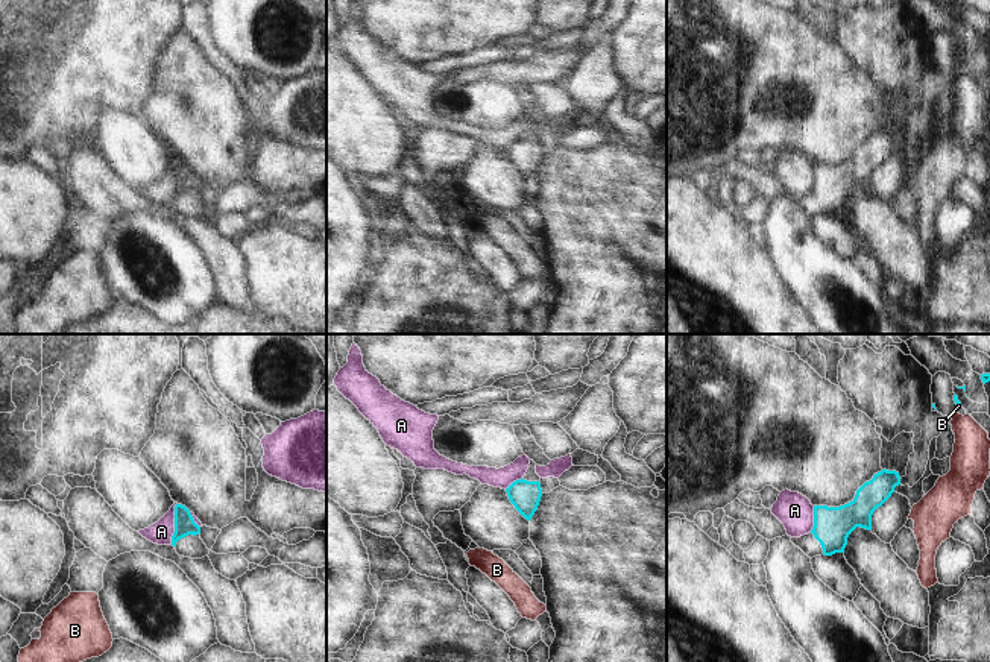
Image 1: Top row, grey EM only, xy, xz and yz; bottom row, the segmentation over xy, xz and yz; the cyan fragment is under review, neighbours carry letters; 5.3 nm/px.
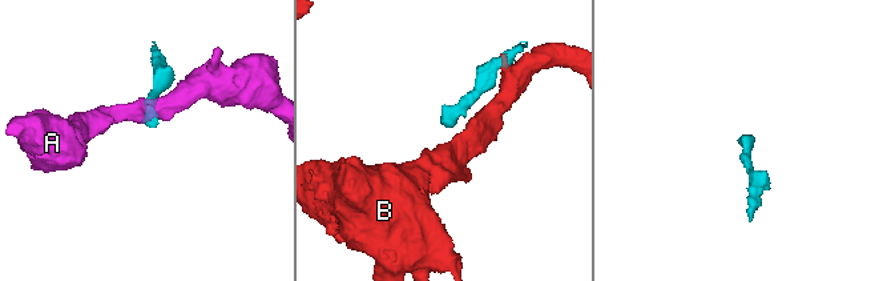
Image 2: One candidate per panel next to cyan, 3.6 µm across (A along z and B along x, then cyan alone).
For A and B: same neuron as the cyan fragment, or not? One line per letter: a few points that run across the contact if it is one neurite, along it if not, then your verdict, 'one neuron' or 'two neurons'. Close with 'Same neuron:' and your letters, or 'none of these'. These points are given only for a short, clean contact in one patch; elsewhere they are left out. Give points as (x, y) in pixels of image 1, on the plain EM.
A: line xy (176, 163), (175, 192), (170, 202); two neurons
B: line yz (957, 67), (955, 72); two neurons
Same neuron: none of these

